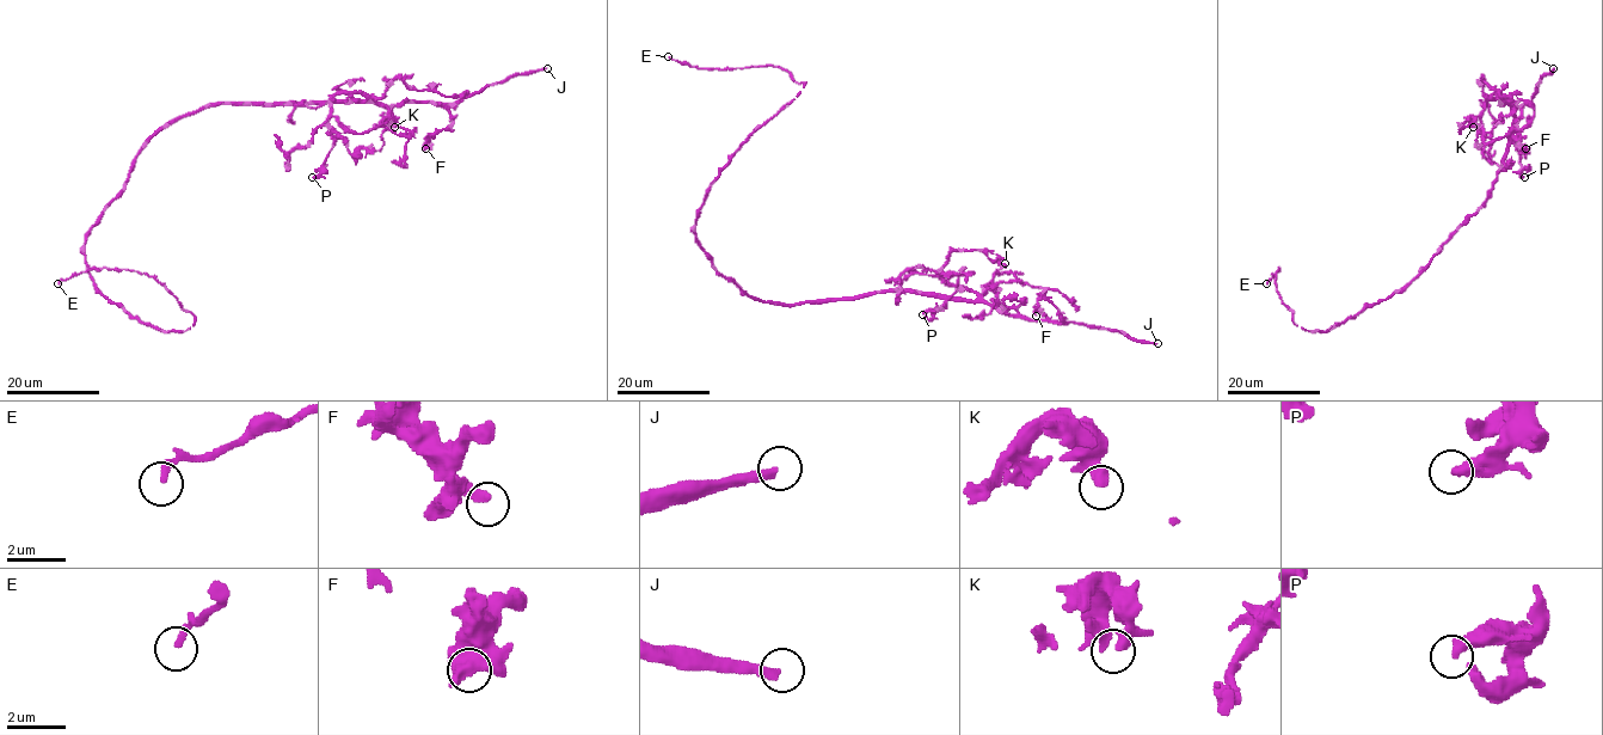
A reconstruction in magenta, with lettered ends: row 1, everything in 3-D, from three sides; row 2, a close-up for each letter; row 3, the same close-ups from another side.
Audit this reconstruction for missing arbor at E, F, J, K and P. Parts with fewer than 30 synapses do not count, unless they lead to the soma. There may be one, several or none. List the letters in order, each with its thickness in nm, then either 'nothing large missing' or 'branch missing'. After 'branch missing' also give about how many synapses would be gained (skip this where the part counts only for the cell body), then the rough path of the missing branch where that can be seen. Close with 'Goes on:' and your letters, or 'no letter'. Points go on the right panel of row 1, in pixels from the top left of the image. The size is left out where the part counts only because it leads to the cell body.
E: calibre 240 nm; nothing large missing
F: calibre 320 nm; nothing large missing
J: calibre 320 nm; branch missing; 550 synapses; course (1553, 68), (1555, 57), (1537, 44), (1509, 40), (1509, 51), (1488, 42), (1482, 103), (1499, 114), (1508, 102)
K: calibre 400 nm; nothing large missing
P: calibre 380 nm; nothing large missing
Goes on: J

